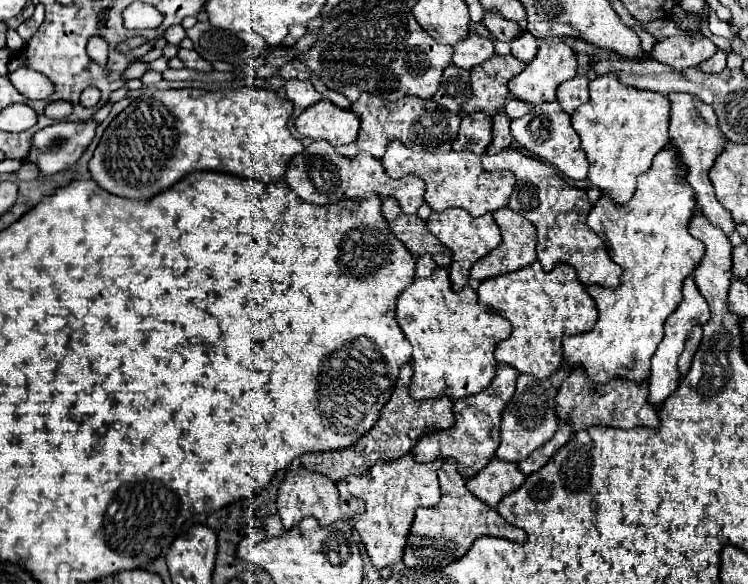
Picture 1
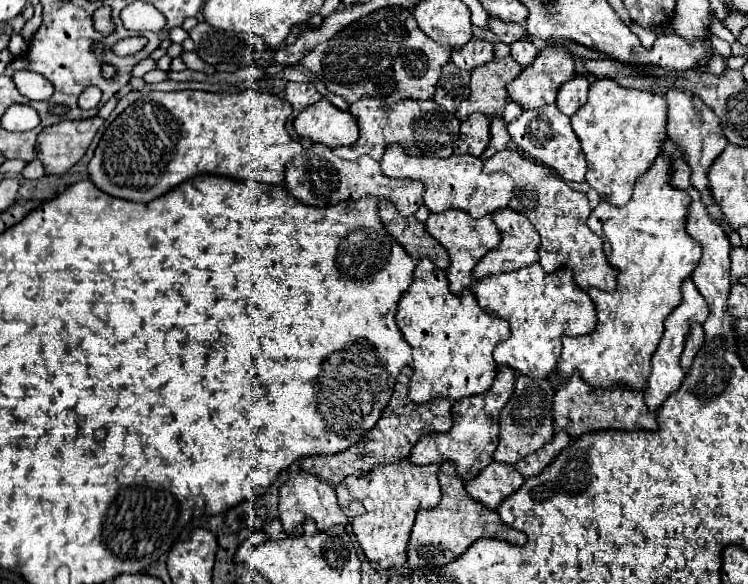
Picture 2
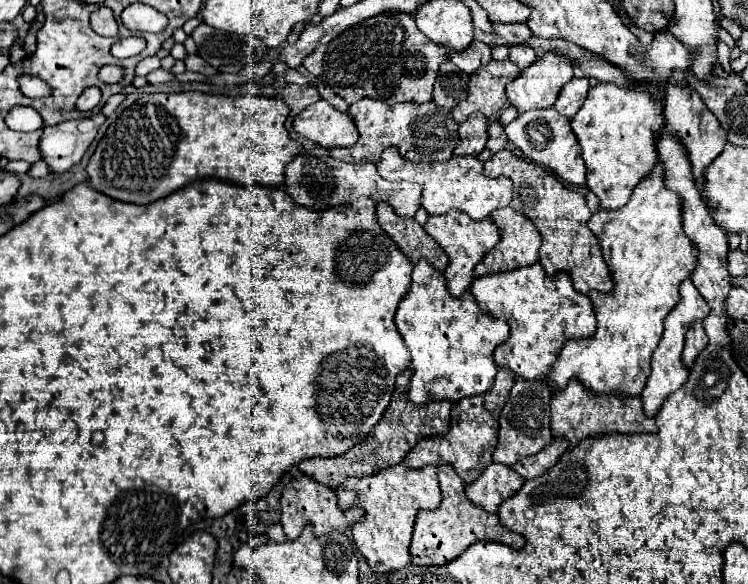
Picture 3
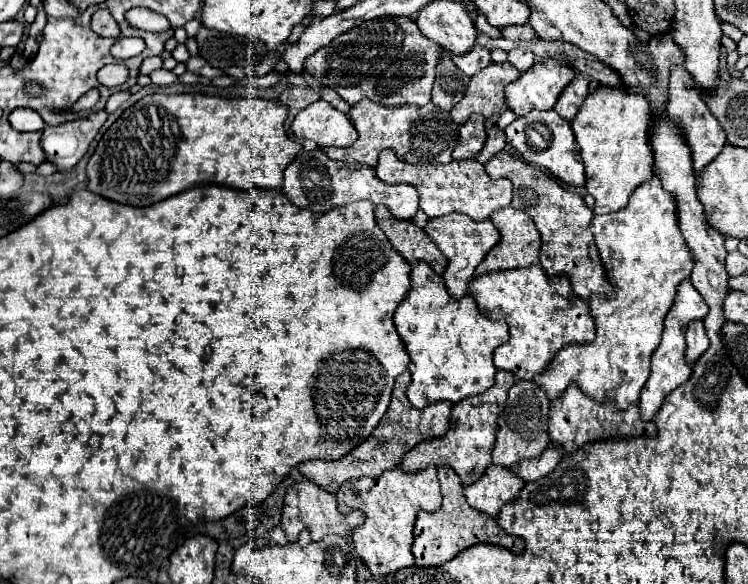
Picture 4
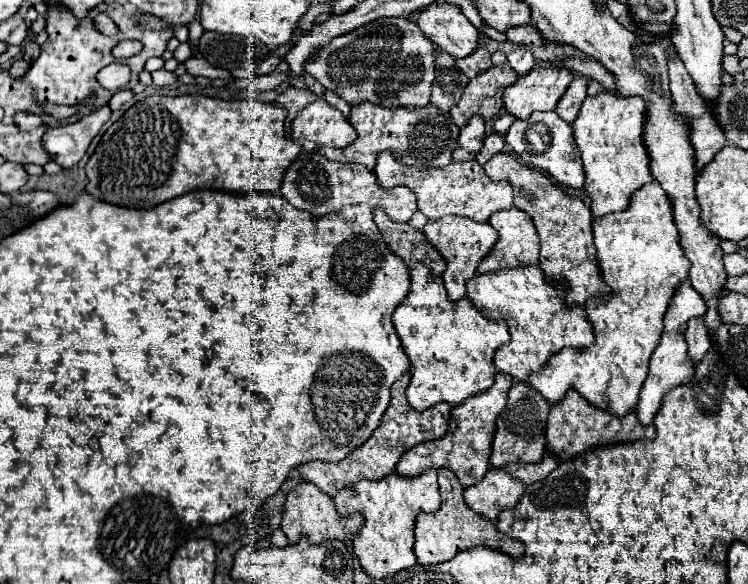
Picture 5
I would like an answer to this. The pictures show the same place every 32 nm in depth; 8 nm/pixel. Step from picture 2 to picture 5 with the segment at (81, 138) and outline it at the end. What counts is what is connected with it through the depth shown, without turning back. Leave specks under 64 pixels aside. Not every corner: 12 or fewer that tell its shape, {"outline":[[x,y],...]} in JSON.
{"outline":[[108,106],[48,130],[44,148],[64,168],[78,164],[108,122]]}

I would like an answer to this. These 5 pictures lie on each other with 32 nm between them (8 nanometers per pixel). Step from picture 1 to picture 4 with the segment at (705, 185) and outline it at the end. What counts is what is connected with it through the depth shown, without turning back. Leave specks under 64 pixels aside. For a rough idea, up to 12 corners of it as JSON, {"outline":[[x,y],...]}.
{"outline":[[682,64],[670,66],[668,116],[700,174],[726,144]]}

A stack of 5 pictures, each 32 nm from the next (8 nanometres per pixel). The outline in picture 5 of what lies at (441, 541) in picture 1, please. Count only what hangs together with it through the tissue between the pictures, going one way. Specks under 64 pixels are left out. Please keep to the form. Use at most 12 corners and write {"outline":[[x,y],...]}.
{"outline":[[438,472],[440,510],[418,514],[418,564],[488,546],[514,560],[522,542],[468,510],[464,488]]}

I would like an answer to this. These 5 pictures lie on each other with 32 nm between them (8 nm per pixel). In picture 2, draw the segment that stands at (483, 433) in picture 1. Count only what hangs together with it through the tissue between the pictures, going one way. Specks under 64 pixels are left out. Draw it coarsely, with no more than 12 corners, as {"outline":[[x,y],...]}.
{"outline":[[516,372],[452,406],[452,428],[416,442],[416,466],[454,462],[464,482],[492,462]]}

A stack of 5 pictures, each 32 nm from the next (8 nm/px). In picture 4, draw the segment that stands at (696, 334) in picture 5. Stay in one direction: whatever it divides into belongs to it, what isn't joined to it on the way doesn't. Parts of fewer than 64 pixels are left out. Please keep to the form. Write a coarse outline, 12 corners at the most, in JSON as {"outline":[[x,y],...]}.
{"outline":[[702,320],[686,330],[686,360],[694,364],[710,346]]}

